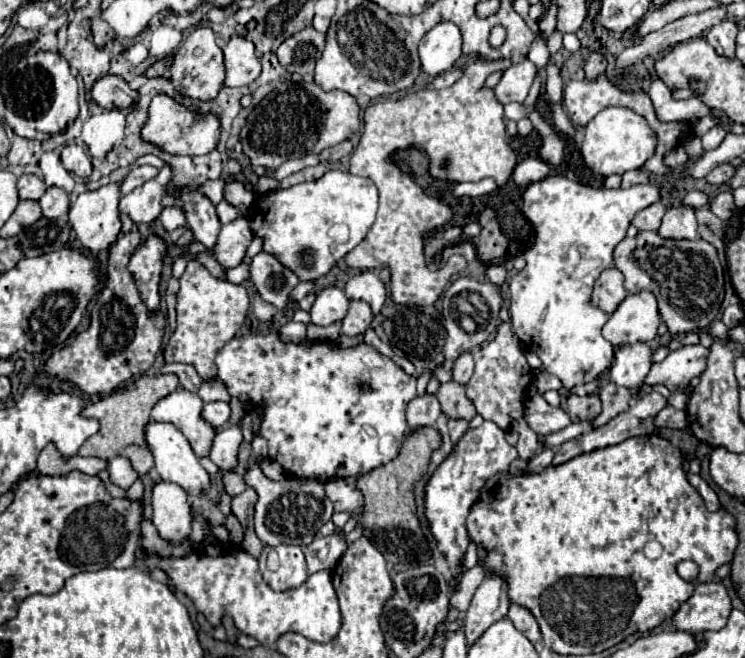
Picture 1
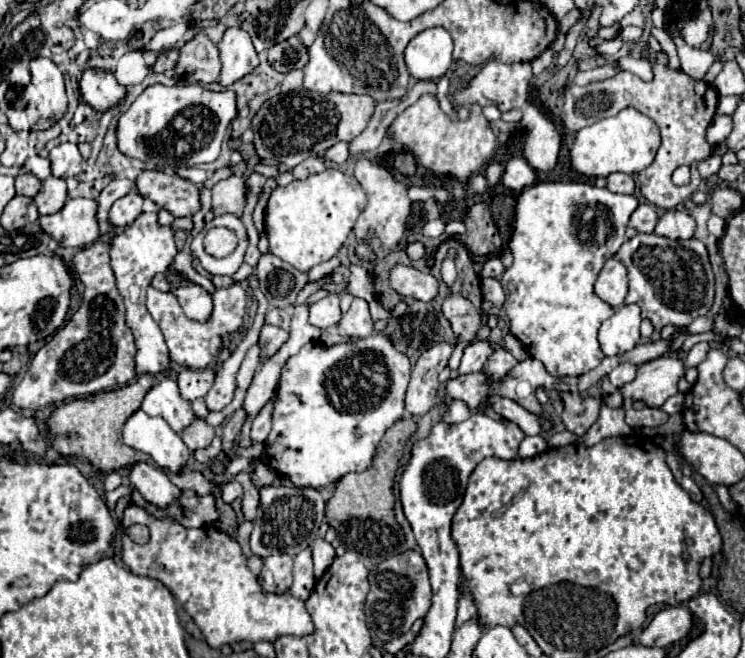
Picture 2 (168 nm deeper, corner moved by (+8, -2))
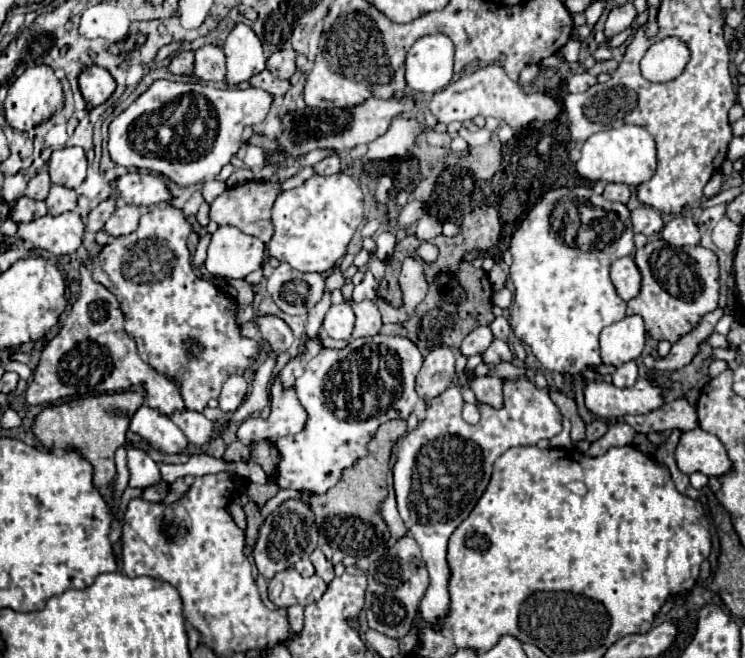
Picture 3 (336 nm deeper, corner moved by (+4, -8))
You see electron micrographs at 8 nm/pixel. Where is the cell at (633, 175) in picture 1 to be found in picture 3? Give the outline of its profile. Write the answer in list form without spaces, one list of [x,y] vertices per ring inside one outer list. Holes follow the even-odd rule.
[[[606,184],[602,196],[608,198],[608,200],[612,200],[612,202],[626,204],[628,198],[630,198],[630,188],[626,184]]]

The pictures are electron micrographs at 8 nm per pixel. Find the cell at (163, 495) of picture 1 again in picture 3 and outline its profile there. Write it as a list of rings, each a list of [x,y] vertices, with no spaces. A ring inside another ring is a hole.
[[[128,448],[130,460],[130,486],[132,488],[148,488],[162,480],[158,464],[140,448]]]

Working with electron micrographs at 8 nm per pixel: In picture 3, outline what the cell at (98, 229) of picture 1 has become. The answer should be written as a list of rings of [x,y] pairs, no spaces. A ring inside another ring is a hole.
[[[64,212],[60,216],[46,214],[38,220],[18,224],[18,236],[24,242],[30,242],[34,248],[64,256],[80,248],[84,222],[76,212]]]

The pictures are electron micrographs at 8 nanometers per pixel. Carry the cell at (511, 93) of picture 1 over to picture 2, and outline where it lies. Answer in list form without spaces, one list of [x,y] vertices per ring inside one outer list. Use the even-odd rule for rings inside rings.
[[[490,60],[490,62],[478,72],[478,76],[472,78],[472,82],[468,84],[468,88],[456,92],[456,96],[452,98],[452,102],[458,104],[458,106],[466,106],[466,104],[474,104],[474,102],[480,104],[480,106],[496,104],[502,112],[512,110],[512,108],[522,108],[522,106],[526,104],[526,98],[528,98],[530,78],[532,78],[532,66],[530,66],[530,62],[502,64],[502,62]]]

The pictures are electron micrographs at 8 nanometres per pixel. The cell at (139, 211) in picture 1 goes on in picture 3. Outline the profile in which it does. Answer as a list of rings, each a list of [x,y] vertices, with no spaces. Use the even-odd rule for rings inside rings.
[[[118,204],[114,214],[108,218],[104,230],[110,234],[110,236],[124,236],[124,234],[130,234],[138,228],[138,218],[140,218],[140,212],[136,206],[130,206],[130,204]]]

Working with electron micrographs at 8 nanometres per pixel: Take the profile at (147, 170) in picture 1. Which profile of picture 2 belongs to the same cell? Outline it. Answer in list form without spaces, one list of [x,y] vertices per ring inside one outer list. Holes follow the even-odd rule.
[[[116,178],[116,180],[112,180],[112,182],[100,192],[100,196],[98,196],[98,210],[108,212],[110,206],[112,206],[118,198],[126,196],[132,188],[134,188],[134,180],[128,180],[128,178]]]

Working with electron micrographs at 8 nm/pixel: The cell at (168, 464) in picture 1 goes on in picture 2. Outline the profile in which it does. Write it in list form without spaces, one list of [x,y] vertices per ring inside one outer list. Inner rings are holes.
[[[138,410],[138,412],[134,412],[134,414],[128,418],[128,422],[124,424],[122,436],[124,436],[124,444],[128,444],[128,446],[132,446],[132,448],[136,448],[136,450],[140,450],[140,452],[150,454],[150,458],[154,460],[154,464],[156,464],[158,468],[168,470],[168,472],[172,472],[172,474],[184,472],[186,460],[190,458],[190,450],[188,450],[188,446],[182,442],[182,438],[168,426],[166,420],[162,420],[162,418],[158,418],[158,416],[156,416],[156,418],[154,418],[154,416],[148,416],[148,414],[144,414],[142,410]]]

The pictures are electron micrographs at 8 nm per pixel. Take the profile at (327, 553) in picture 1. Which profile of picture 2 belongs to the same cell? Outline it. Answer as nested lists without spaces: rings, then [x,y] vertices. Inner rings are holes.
[[[304,548],[294,558],[294,584],[292,584],[290,592],[296,598],[306,600],[310,596],[310,592],[314,590],[314,584],[316,584],[316,578],[312,574],[312,550]]]

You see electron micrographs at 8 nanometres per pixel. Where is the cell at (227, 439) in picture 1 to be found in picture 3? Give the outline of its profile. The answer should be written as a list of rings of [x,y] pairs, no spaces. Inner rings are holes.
[[[188,408],[176,410],[176,414],[172,414],[172,420],[186,434],[188,442],[194,446],[206,444],[214,434],[214,430],[212,430],[214,424],[204,414],[188,410]]]

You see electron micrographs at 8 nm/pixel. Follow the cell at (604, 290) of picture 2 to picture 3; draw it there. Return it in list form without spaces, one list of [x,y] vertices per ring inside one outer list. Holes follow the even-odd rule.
[[[624,256],[620,260],[616,260],[610,268],[610,278],[612,284],[616,286],[616,292],[622,300],[632,300],[642,286],[642,278],[640,278],[640,270],[634,262],[634,256]]]

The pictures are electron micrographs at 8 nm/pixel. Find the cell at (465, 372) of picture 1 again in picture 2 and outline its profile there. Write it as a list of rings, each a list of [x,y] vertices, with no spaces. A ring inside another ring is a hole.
[[[486,340],[484,342],[474,342],[474,344],[466,346],[462,362],[460,362],[460,368],[458,368],[458,374],[480,372],[482,366],[486,364],[486,358],[488,358],[490,352],[492,352],[492,348],[490,348],[490,344]]]

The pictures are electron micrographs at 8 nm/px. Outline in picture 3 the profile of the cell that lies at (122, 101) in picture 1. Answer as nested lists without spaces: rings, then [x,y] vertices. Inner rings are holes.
[[[100,66],[84,68],[78,76],[78,84],[80,84],[80,92],[82,92],[84,100],[92,106],[104,104],[116,88],[116,82],[110,76],[110,72]]]

